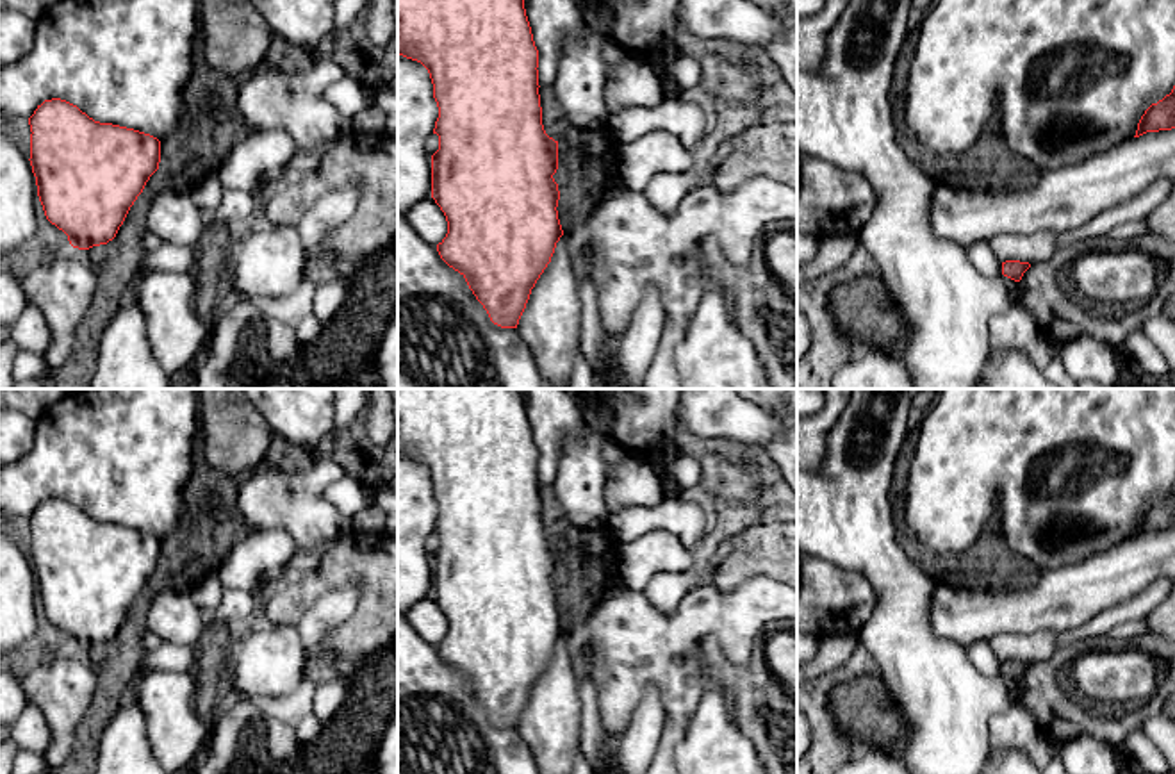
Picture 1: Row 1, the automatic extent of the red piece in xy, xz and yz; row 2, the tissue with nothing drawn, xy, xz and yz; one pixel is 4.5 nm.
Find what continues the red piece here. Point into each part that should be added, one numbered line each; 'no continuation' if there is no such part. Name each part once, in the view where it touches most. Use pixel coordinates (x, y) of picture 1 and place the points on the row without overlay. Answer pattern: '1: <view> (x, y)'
no continuation

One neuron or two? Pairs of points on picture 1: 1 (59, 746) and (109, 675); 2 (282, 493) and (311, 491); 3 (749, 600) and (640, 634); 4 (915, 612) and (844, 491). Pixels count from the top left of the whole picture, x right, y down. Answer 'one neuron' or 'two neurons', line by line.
1: two neurons
2: one neuron
3: one neuron
4: one neuron

